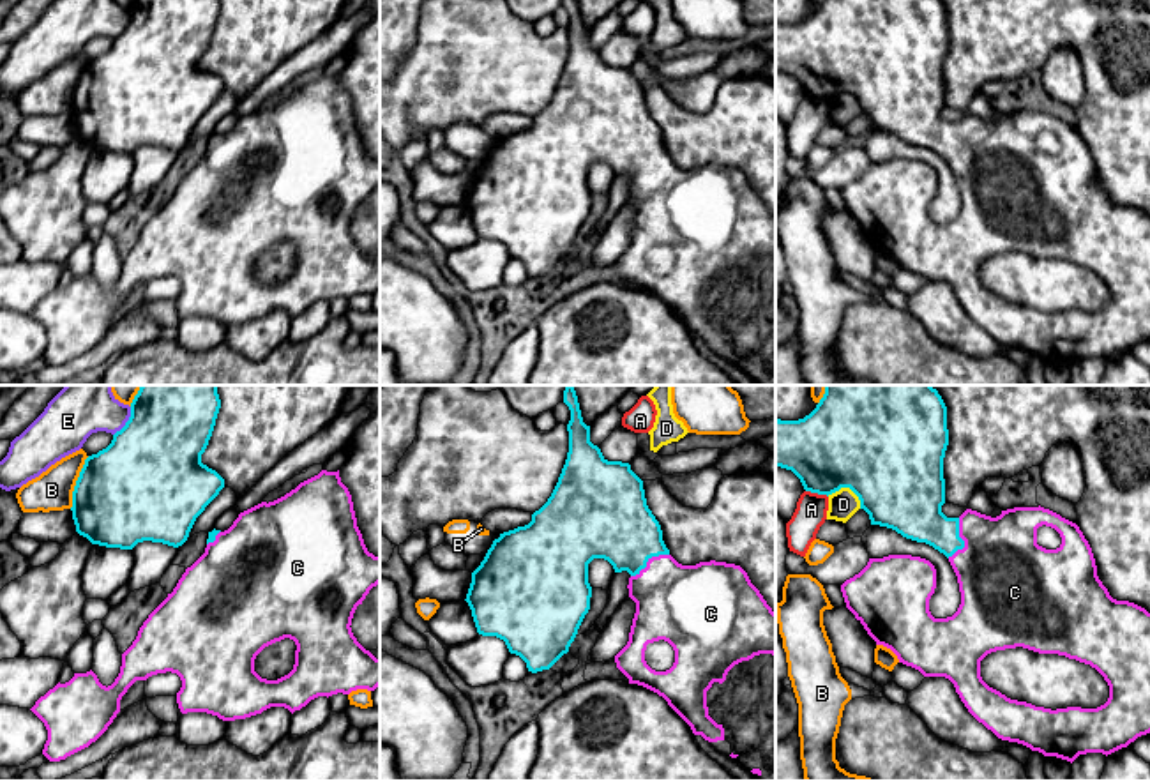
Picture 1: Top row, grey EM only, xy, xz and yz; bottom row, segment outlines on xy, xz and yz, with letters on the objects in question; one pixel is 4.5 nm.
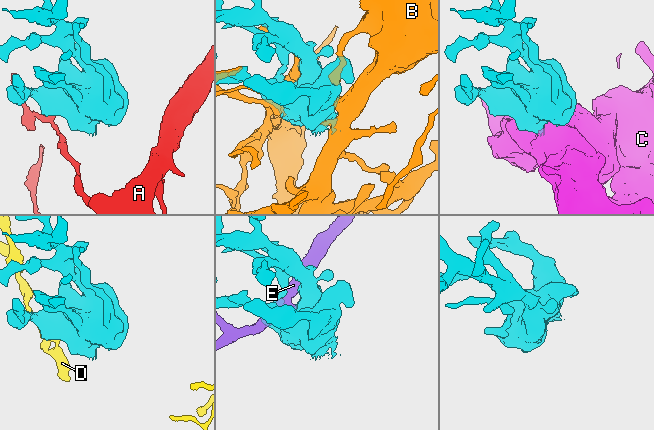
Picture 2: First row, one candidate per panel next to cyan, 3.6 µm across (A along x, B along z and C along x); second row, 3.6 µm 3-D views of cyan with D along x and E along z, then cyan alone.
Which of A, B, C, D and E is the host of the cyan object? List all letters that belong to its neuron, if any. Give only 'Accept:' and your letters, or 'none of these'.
Accept: C

